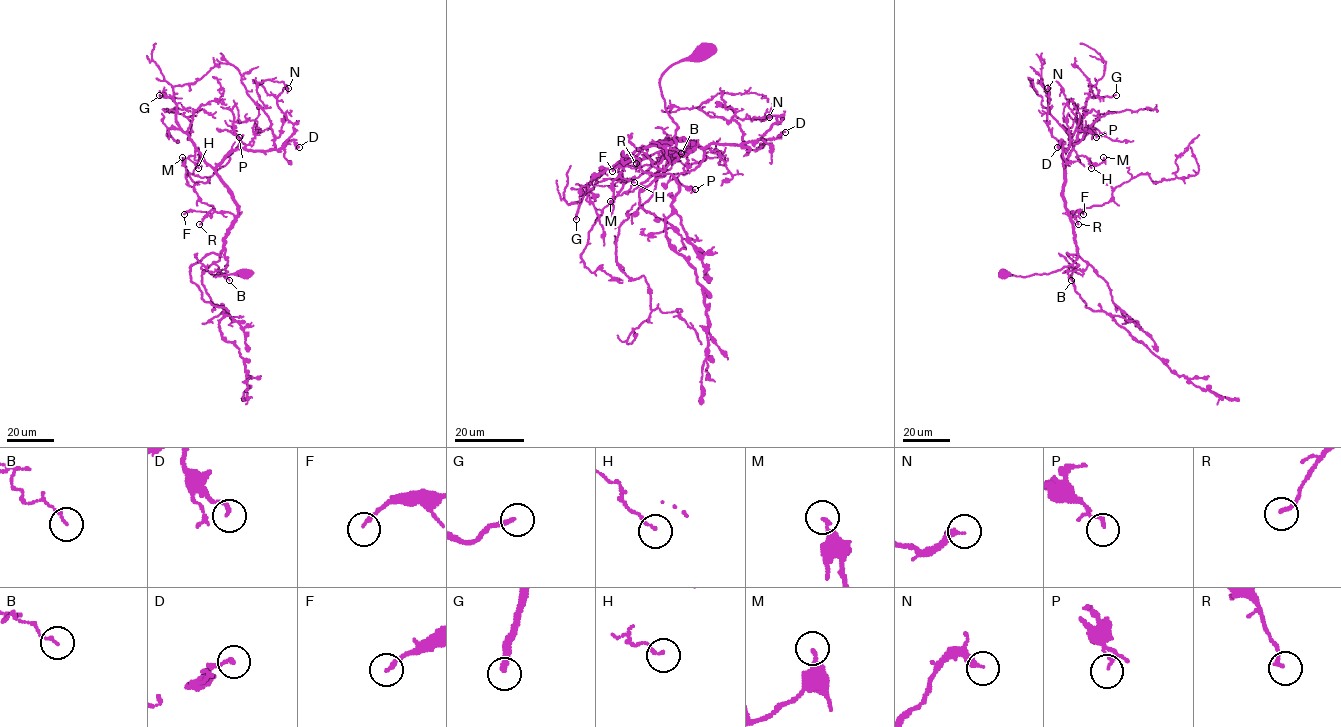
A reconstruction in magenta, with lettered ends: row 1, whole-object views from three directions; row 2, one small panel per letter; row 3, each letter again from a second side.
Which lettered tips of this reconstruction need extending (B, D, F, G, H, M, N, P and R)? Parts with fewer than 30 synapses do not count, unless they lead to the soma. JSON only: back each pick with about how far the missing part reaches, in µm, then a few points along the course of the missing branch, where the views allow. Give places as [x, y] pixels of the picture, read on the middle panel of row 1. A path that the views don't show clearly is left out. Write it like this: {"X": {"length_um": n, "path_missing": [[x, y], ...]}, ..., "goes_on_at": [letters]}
{"G": {"length_um": 35, "path_missing": [[576, 219], [581, 231], [575, 231], [582, 235], [600, 232], [611, 219]]}, "goes_on_at": ["G"]}

